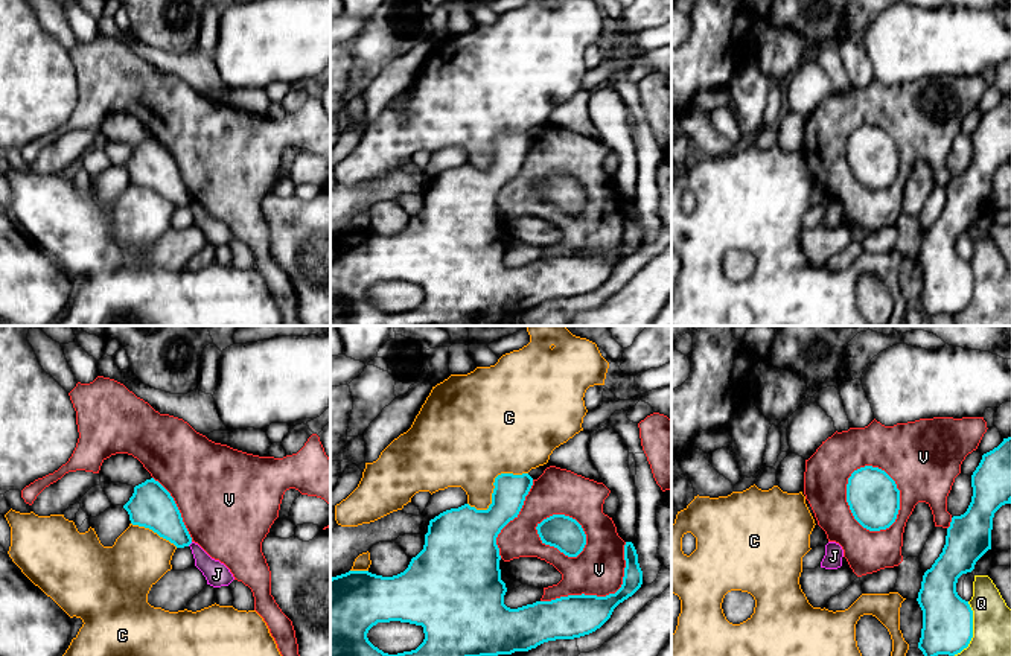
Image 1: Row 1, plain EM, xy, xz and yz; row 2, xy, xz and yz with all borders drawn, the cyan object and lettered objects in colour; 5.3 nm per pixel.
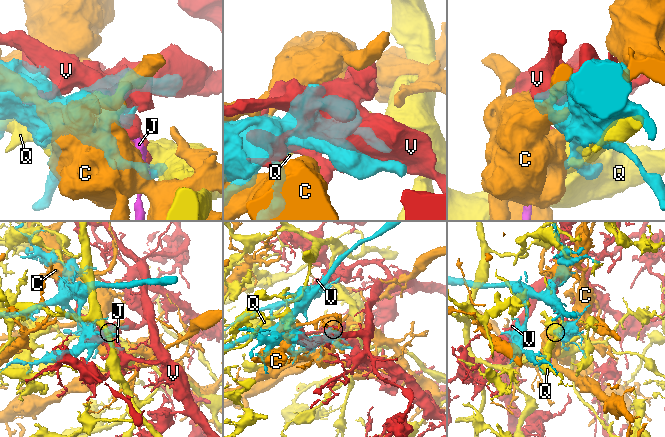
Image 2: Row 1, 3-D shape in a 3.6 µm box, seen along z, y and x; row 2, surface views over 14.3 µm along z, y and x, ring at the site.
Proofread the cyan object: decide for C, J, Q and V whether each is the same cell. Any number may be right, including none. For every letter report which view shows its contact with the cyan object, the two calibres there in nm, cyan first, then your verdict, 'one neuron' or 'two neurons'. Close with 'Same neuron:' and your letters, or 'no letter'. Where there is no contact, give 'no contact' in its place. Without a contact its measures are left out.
C: xz | 220/420 nm | two neurons
J: xy | 200/130 nm | two neurons
Q: yz | 280/280 nm | two neurons
V: yz | 280/400 nm | two neurons
Same neuron: no letter

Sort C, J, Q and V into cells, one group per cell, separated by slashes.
C / J / Q / V

